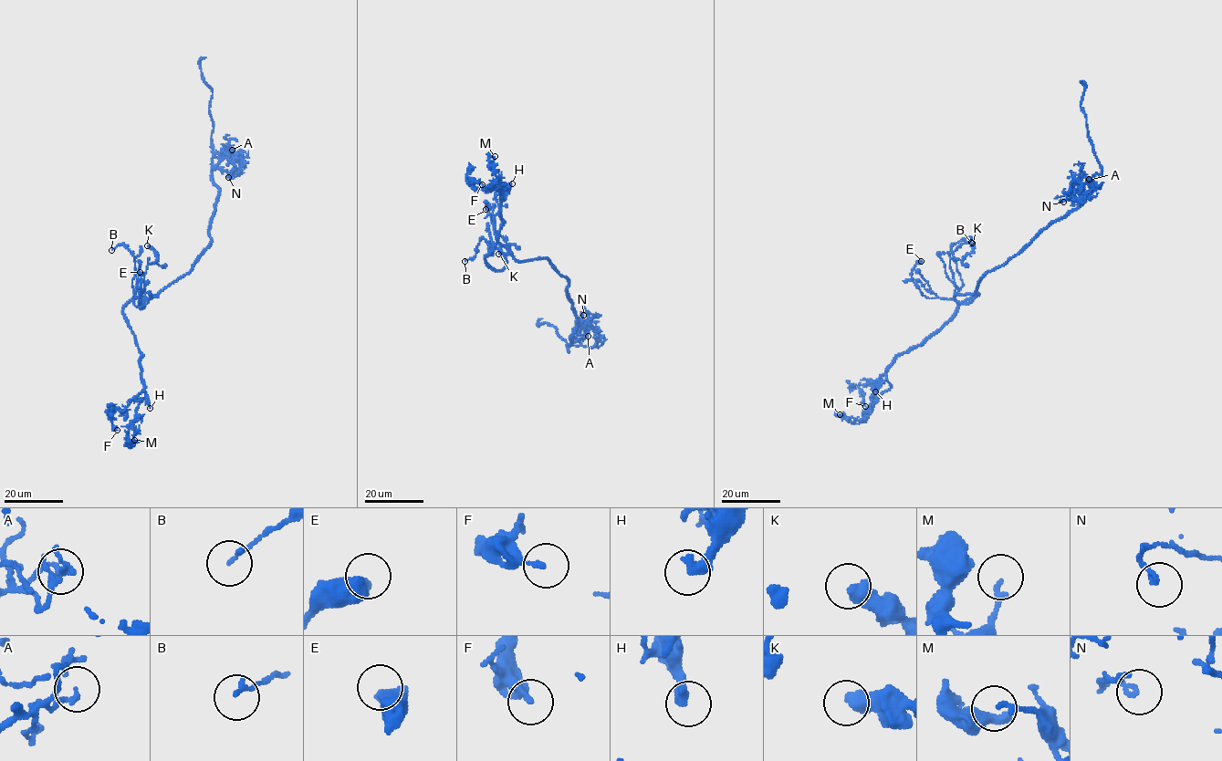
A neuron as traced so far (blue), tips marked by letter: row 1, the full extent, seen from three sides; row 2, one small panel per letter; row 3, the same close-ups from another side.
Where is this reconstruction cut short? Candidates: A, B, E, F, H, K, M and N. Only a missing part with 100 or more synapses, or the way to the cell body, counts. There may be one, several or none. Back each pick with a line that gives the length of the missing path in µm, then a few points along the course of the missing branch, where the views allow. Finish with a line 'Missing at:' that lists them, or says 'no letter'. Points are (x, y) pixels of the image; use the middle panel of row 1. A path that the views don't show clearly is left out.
Missing at: no letter

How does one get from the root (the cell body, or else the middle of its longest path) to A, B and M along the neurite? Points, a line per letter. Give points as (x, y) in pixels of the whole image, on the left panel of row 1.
A: (167, 286), (187, 275), (210, 243), (209, 221), (218, 191), (212, 168), (224, 156), (224, 149), (232, 150)
B: (167, 286), (137, 307), (134, 304), (132, 286), (133, 256), (125, 244), (111, 250)
M: (167, 286), (141, 307), (139, 296), (123, 310), (141, 353), (145, 393), (136, 410), (130, 447), (134, 440)

